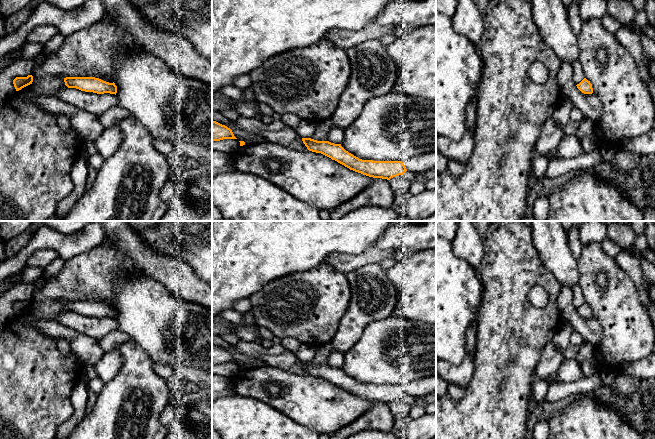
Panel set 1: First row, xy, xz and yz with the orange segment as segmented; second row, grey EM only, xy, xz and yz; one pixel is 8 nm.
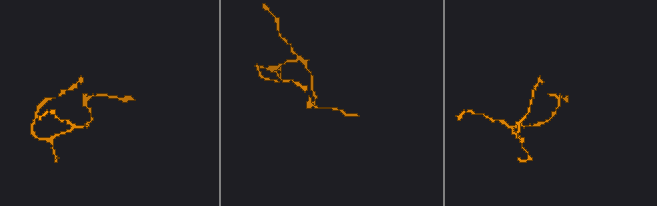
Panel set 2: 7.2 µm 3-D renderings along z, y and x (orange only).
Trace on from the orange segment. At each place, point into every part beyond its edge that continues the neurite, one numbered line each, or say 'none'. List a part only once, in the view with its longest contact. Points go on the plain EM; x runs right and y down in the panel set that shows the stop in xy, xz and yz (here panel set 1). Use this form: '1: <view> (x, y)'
1: xz (408, 399)

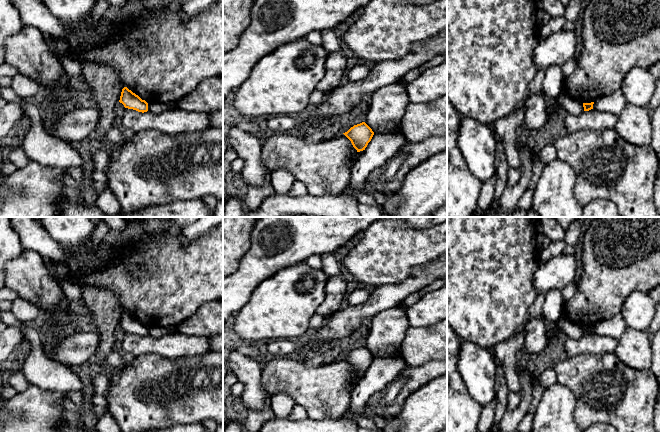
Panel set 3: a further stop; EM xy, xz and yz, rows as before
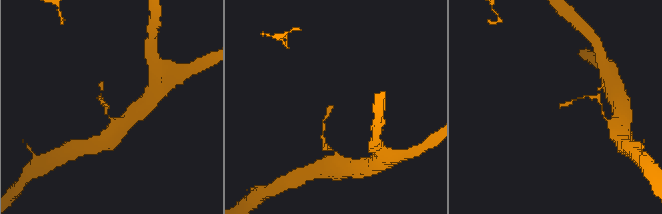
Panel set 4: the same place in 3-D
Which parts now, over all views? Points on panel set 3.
none

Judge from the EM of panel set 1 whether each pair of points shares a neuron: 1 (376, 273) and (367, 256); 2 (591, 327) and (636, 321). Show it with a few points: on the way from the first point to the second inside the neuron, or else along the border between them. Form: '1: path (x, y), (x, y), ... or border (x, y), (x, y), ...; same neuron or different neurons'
1: border (380, 263), (370, 263), (349, 272); different neurons
2: border (593, 316), (601, 327), (601, 341), (597, 346); different neurons

